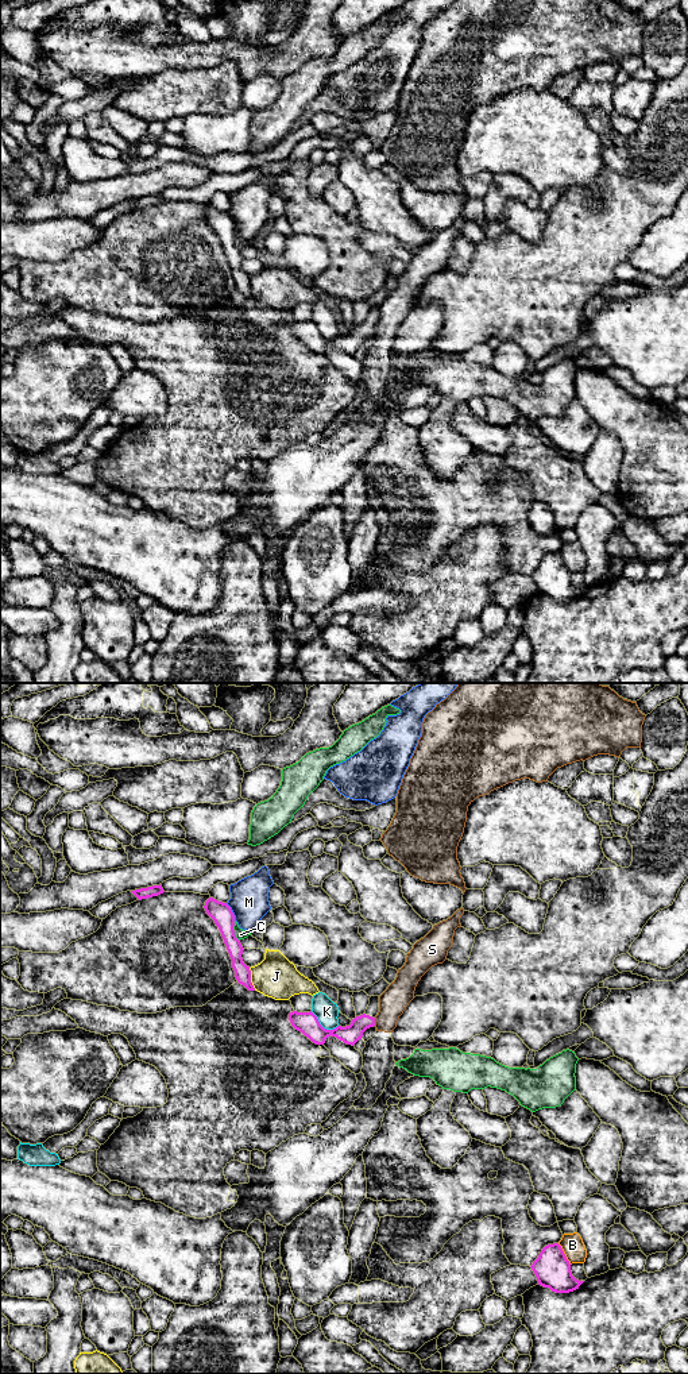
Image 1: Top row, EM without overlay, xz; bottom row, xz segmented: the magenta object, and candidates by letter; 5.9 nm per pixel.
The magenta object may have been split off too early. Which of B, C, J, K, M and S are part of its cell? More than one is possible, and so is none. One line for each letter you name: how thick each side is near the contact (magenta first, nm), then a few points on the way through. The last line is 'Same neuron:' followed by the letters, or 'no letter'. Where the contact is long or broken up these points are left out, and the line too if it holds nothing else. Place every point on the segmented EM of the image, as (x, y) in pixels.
Same neuron: no letter

